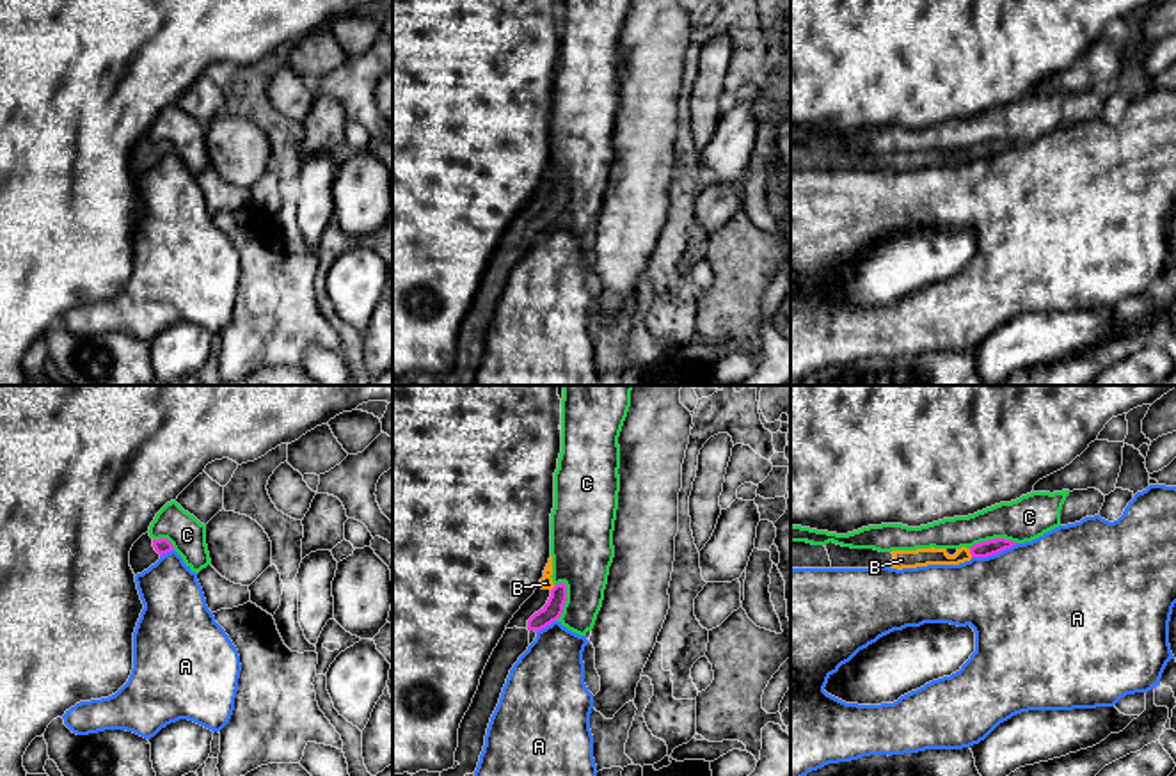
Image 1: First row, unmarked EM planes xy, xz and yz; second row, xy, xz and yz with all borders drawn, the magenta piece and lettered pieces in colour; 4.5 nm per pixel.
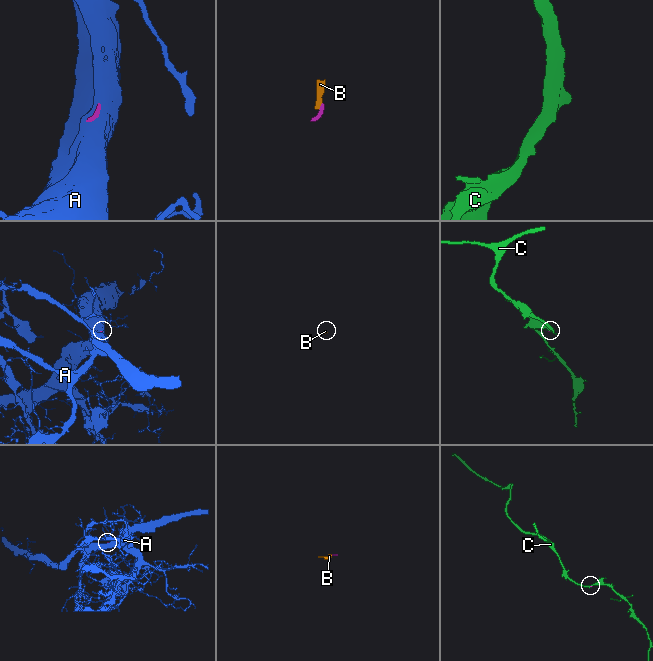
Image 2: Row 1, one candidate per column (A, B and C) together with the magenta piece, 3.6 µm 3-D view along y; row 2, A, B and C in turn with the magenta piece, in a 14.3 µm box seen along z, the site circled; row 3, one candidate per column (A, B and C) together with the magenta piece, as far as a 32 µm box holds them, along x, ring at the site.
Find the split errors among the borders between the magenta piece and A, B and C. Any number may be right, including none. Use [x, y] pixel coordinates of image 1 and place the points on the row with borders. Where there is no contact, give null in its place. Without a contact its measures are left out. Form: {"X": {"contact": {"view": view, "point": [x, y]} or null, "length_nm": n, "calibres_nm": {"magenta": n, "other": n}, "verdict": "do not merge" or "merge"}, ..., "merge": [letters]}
{"A": {"contact": {"view": "yz", "point": [993, 553]}, "length_nm": 220, "calibres_nm": {"magenta": 70, "other": 480}, "verdict": "do not merge"}, "B": {"contact": {"view": "yz", "point": [970, 553]}, "length_nm": 40, "calibres_nm": {"magenta": 70, "other": 80}, "verdict": "merge"}, "C": {"contact": {"view": "xz", "point": [565, 601]}, "length_nm": 190, "calibres_nm": {"magenta": 90, "other": 280}, "verdict": "do not merge"}, "merge": ["B"]}

